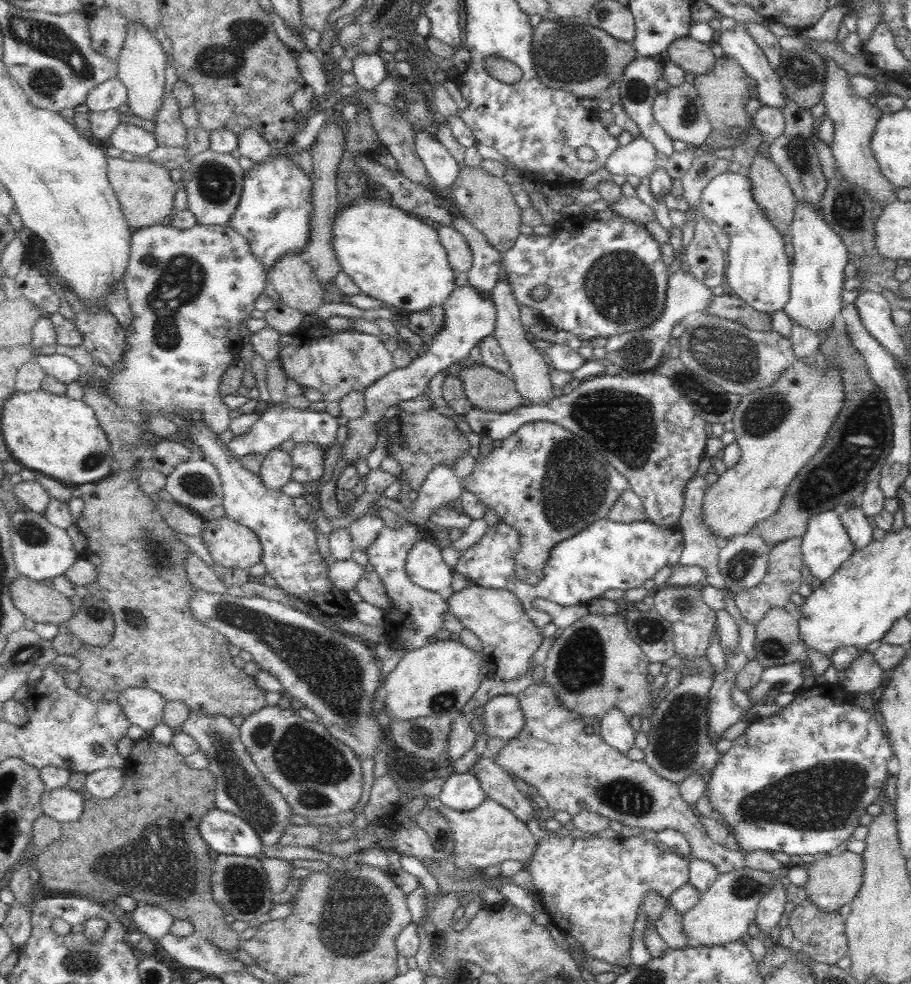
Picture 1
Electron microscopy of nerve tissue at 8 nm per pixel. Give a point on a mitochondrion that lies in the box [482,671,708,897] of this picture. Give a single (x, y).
(675, 746)

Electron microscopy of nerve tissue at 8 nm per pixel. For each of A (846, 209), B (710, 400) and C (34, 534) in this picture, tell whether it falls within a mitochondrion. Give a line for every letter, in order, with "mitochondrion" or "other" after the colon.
A: mitochondrion
B: mitochondrion
C: mitochondrion

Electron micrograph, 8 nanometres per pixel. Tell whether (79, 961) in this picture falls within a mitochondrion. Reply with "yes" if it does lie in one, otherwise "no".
yes

